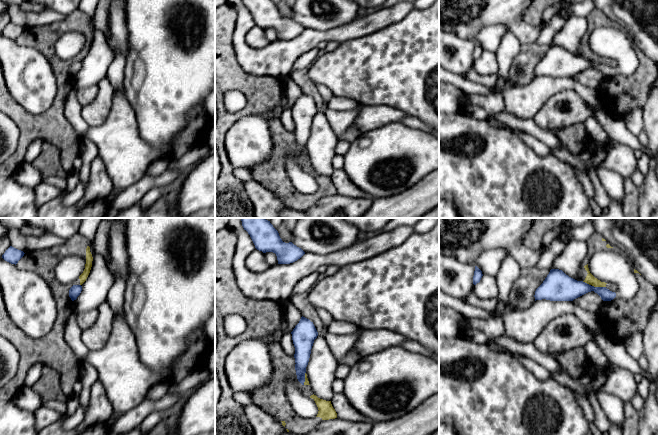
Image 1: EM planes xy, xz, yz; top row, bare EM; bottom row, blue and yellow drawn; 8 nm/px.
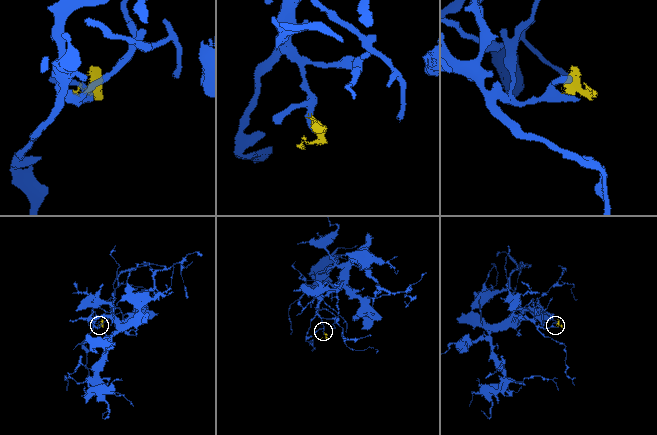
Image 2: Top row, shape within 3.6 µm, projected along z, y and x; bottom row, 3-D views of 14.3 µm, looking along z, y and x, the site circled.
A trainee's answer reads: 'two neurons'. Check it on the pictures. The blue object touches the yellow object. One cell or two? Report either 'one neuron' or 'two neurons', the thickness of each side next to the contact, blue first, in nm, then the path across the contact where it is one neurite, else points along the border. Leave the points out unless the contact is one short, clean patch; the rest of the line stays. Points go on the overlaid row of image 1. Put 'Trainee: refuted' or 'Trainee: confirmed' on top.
Trainee: confirmed
two neurons; calibres 190 and 80 nm; border yz (592, 285), (605, 287)

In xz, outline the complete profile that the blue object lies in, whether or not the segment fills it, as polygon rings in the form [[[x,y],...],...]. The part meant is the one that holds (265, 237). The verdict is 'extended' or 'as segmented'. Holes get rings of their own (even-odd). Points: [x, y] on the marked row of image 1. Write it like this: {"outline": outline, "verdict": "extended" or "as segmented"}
{"outline": [[[241,218],[241,221],[255,248],[263,253],[275,253],[278,264],[293,263],[305,254],[301,248],[292,242],[283,242],[278,231],[265,218]]], "verdict": "as segmented"}

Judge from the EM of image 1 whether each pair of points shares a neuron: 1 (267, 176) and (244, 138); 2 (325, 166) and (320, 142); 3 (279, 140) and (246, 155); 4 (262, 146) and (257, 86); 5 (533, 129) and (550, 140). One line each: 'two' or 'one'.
1: two
2: one
3: two
4: two
5: one

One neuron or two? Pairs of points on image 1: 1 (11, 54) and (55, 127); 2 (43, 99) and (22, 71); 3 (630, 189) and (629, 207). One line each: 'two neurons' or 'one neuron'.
1: two neurons
2: one neuron
3: one neuron

